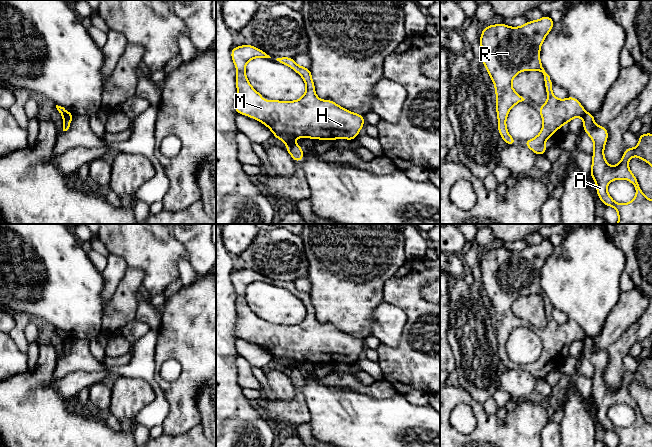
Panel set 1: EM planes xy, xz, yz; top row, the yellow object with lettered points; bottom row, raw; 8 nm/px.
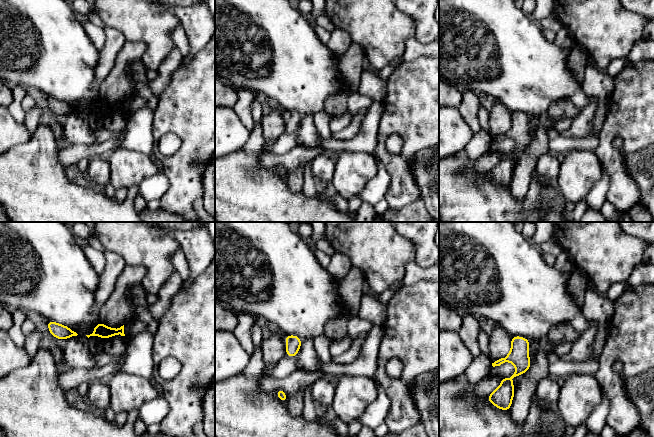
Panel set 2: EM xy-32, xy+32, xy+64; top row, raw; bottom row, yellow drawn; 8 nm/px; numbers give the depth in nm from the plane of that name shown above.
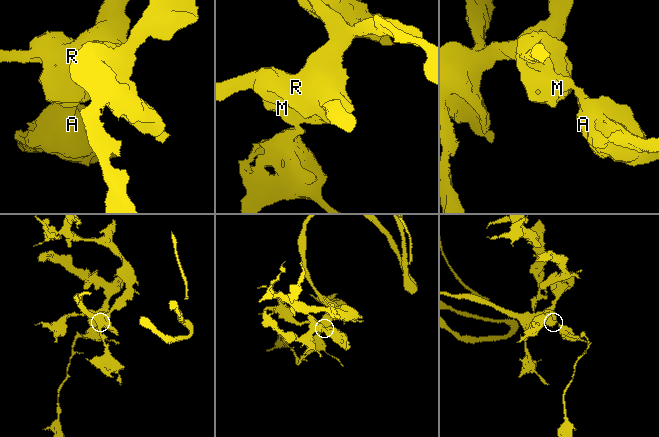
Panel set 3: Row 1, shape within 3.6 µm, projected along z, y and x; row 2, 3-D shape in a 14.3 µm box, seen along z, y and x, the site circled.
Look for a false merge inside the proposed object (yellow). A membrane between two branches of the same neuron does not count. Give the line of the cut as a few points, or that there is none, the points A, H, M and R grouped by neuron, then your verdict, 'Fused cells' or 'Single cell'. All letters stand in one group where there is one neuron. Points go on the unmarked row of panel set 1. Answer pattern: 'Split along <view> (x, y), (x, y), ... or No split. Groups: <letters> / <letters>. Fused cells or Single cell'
Split along xy (69, 337), (62, 340). Groups: A / H M R. Fused cells

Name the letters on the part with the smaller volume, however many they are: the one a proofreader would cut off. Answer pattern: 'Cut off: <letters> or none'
Cut off: A

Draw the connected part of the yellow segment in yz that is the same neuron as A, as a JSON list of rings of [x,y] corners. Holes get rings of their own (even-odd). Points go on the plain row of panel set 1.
[[[586,337],[582,342],[583,353],[594,367],[593,385],[589,399],[596,406],[600,425],[617,434],[617,447],[652,447],[652,424],[643,418],[636,400],[628,391],[632,380],[636,380],[652,390],[652,356],[639,358],[638,370],[636,372],[627,371],[619,388],[610,390],[604,381],[604,371],[608,363],[607,352],[596,350],[592,337]],[[619,403],[628,404],[635,411],[635,422],[629,427],[615,426],[607,415],[608,408]]]

